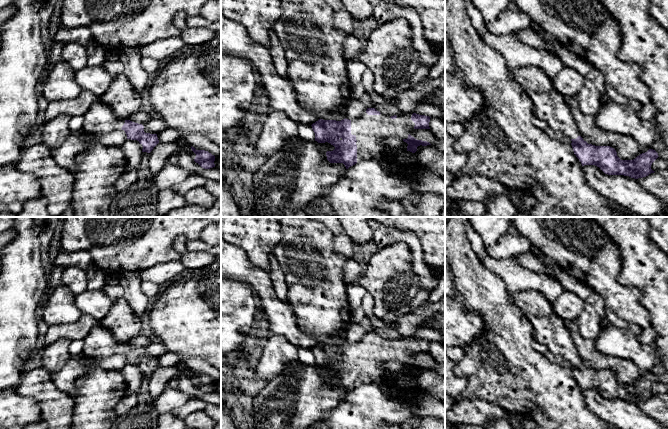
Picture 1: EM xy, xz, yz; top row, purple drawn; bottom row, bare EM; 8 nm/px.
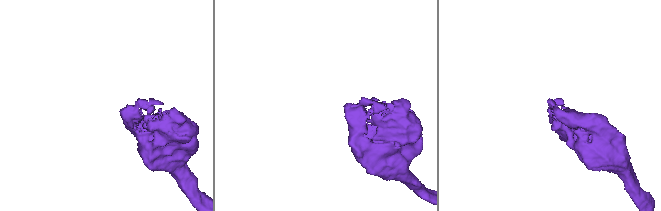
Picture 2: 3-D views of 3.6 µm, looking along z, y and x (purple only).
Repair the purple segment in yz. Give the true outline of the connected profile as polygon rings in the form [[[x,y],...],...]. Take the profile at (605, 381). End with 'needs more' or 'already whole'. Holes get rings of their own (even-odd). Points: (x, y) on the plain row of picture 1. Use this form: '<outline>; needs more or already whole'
[[[537,291],[509,293],[513,303],[533,326],[534,338],[544,344],[554,354],[568,360],[574,378],[584,389],[595,389],[608,399],[624,399],[634,403],[643,402],[651,397],[652,387],[659,381],[649,373],[633,384],[621,384],[610,370],[595,370],[583,364],[578,351],[567,330],[564,320],[557,317],[550,302]]]; needs more

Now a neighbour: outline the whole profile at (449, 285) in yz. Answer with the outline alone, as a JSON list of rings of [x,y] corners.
[[[445,264],[445,295],[452,296],[454,293],[452,271],[448,264]]]

